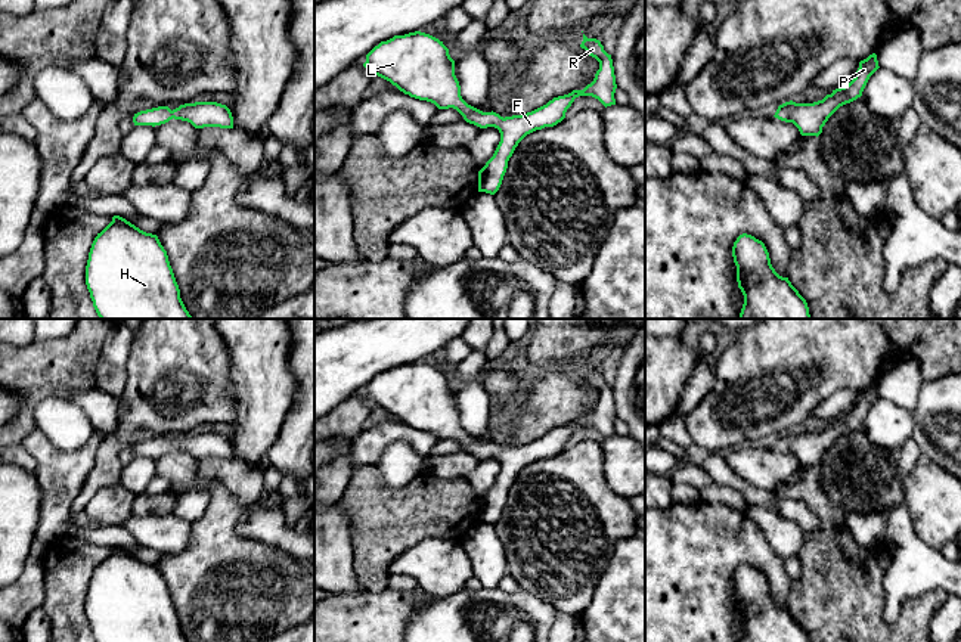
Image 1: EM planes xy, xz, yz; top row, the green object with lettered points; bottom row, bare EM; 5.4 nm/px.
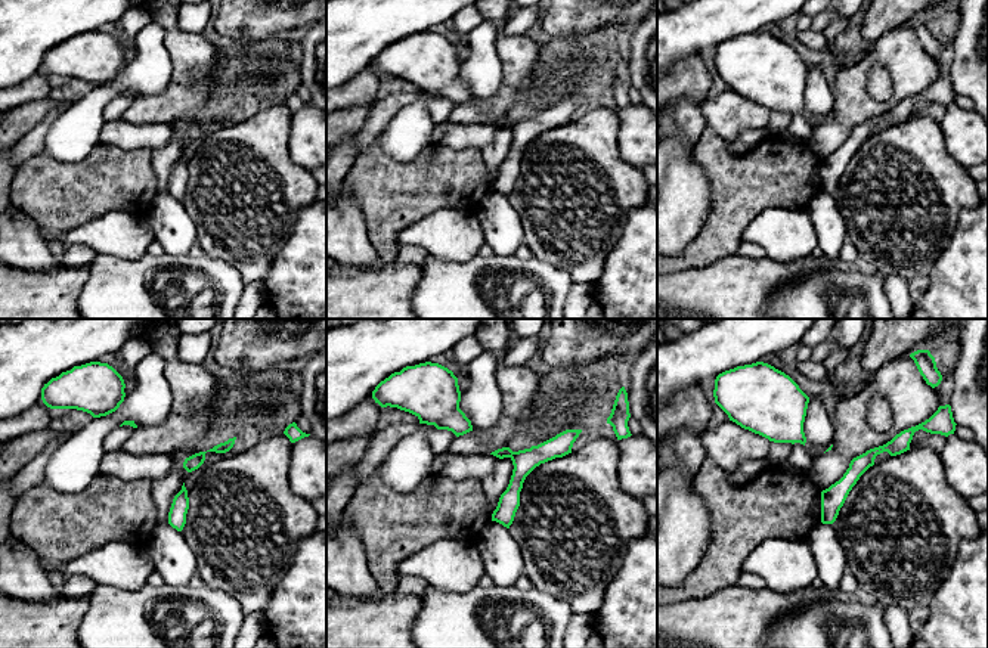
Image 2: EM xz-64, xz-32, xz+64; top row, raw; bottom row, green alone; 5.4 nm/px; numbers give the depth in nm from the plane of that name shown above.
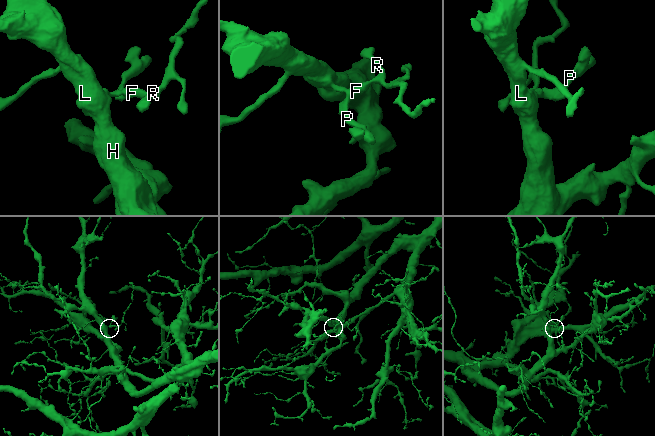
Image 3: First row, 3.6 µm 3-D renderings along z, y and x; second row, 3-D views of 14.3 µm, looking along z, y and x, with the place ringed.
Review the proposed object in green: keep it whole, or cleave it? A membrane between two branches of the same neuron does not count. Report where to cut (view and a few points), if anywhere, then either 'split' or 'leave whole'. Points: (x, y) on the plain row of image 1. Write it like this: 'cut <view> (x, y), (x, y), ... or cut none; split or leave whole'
cut none; leave whole

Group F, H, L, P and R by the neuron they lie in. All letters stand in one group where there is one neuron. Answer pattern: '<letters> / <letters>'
F H L P R

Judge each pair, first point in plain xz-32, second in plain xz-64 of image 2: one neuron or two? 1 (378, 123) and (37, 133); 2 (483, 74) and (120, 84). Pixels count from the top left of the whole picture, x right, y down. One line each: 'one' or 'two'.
1: one
2: one

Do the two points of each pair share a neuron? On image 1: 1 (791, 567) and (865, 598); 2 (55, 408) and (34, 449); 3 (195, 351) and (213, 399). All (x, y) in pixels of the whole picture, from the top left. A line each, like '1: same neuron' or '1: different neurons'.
1: different neurons
2: different neurons
3: same neuron

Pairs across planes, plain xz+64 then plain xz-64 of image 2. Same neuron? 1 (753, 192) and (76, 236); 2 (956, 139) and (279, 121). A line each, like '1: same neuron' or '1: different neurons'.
1: different neurons
2: different neurons

